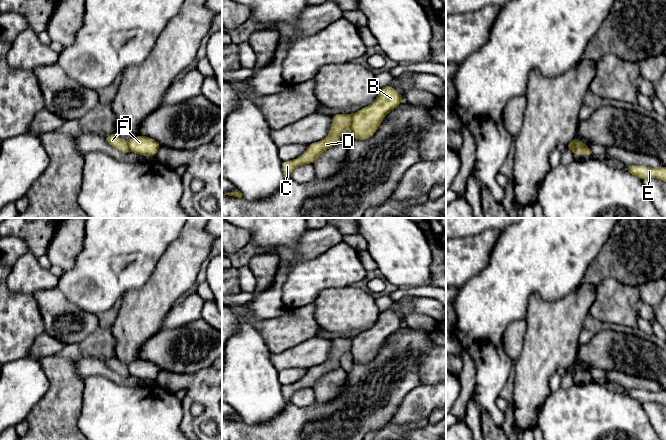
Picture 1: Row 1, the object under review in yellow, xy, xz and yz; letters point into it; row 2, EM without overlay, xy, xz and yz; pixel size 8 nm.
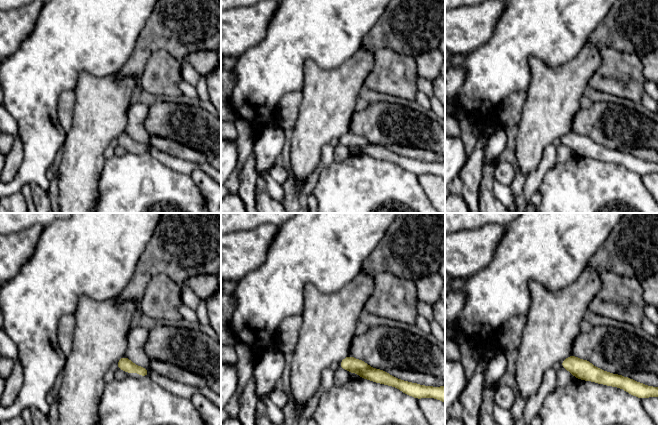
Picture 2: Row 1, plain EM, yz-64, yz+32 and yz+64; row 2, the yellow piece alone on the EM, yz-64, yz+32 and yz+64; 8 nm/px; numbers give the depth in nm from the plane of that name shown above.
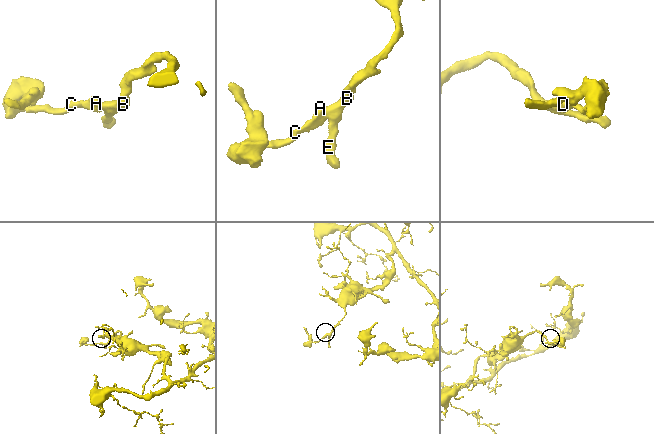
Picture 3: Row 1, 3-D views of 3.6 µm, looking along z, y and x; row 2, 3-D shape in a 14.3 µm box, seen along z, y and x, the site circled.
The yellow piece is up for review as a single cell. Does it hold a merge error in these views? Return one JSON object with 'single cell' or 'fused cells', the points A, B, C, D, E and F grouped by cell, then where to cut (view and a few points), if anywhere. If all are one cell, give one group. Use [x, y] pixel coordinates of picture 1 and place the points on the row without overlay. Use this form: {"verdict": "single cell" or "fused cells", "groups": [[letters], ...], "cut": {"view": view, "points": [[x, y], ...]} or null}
{"verdict": "fused cells", "groups": [["A", "C", "D"], ["B", "E", "F"]], "cut": {"view": "yz", "points": [[586, 369], [569, 369], [567, 371]]}}

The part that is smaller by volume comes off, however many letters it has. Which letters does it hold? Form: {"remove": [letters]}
{"remove": ["A", "C", "D"]}

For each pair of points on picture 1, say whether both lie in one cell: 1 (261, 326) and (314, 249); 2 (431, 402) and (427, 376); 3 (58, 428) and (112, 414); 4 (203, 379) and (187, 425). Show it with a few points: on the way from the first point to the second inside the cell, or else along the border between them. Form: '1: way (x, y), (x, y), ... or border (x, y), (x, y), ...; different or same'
1: border (245, 308), (256, 319), (276, 318), (286, 309); different
2: border (420, 383), (435, 385); different
3: border (83, 400), (77, 423), (78, 429); different
4: way (198, 390), (187, 402), (187, 414); same

